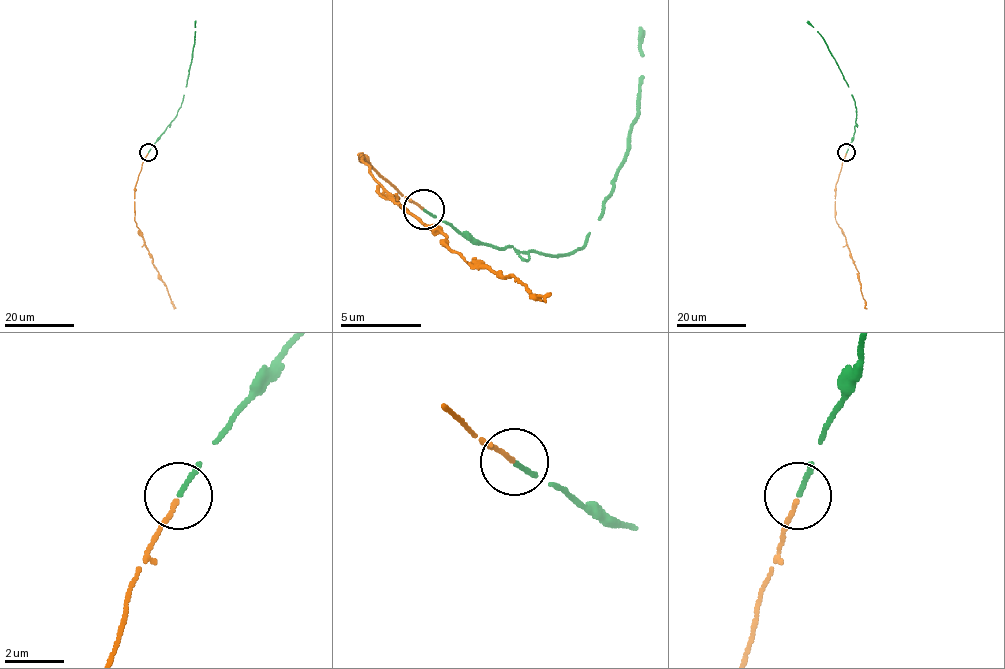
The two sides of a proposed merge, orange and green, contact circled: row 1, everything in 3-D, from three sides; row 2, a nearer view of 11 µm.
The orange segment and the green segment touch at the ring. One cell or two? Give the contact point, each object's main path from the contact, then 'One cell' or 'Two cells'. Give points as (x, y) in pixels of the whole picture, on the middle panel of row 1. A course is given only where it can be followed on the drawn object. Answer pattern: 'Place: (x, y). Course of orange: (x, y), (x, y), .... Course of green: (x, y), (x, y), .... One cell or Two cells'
Place: (423, 209). Course of orange: (422, 210), (362, 157), (394, 198), (426, 226), (435, 226), (467, 263), (495, 275), (512, 275), (544, 303). Course of green: (422, 210), (475, 243), (544, 255), (577, 251), (601, 214), (637, 117), (646, 32). One cell

